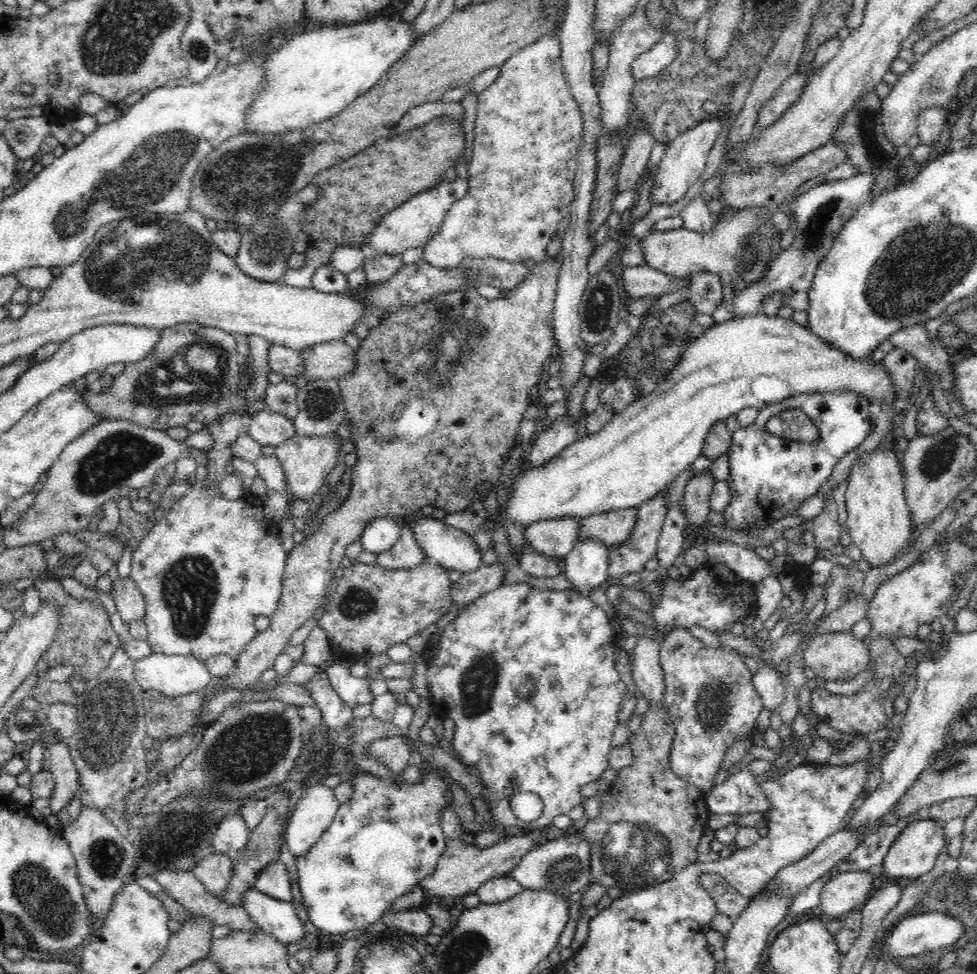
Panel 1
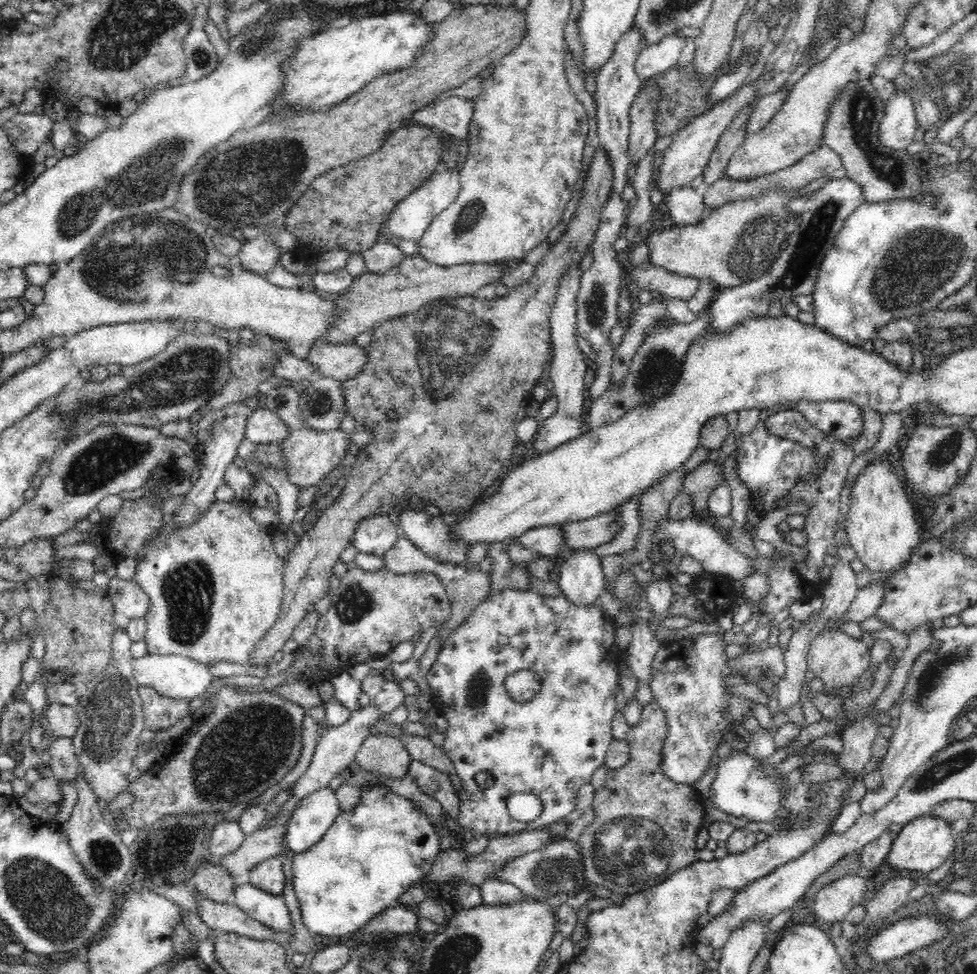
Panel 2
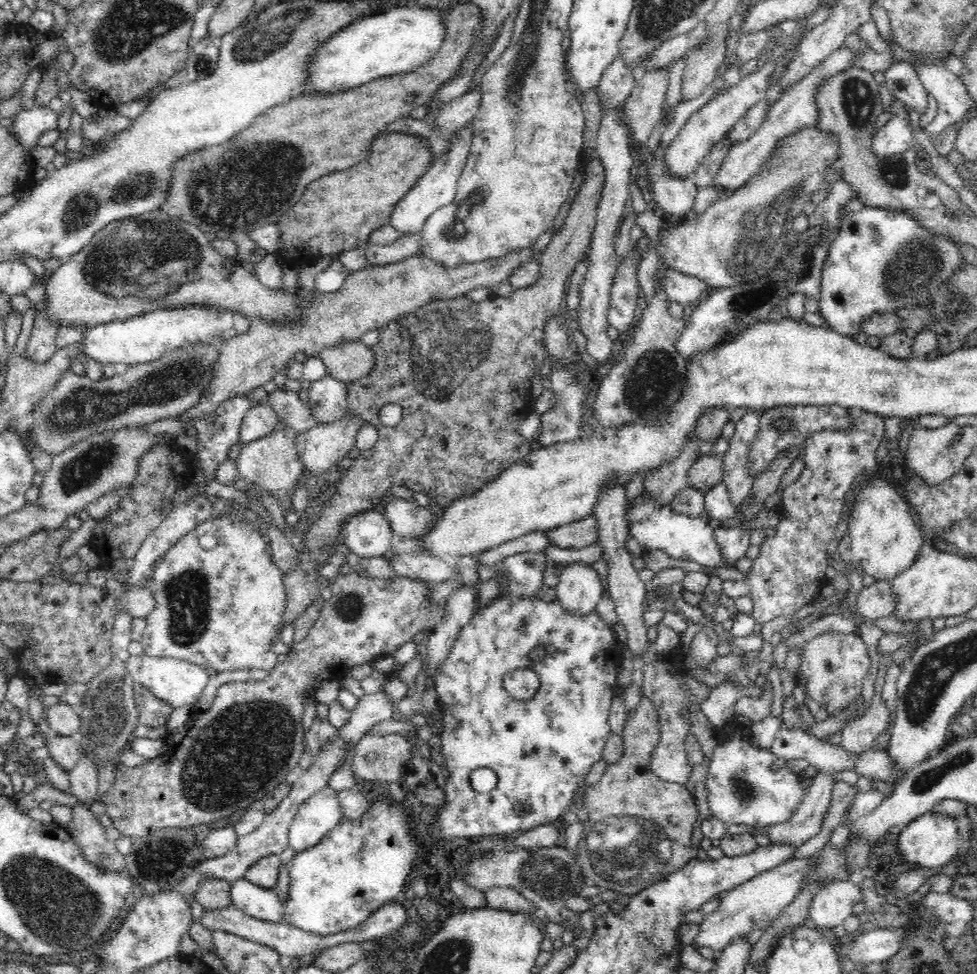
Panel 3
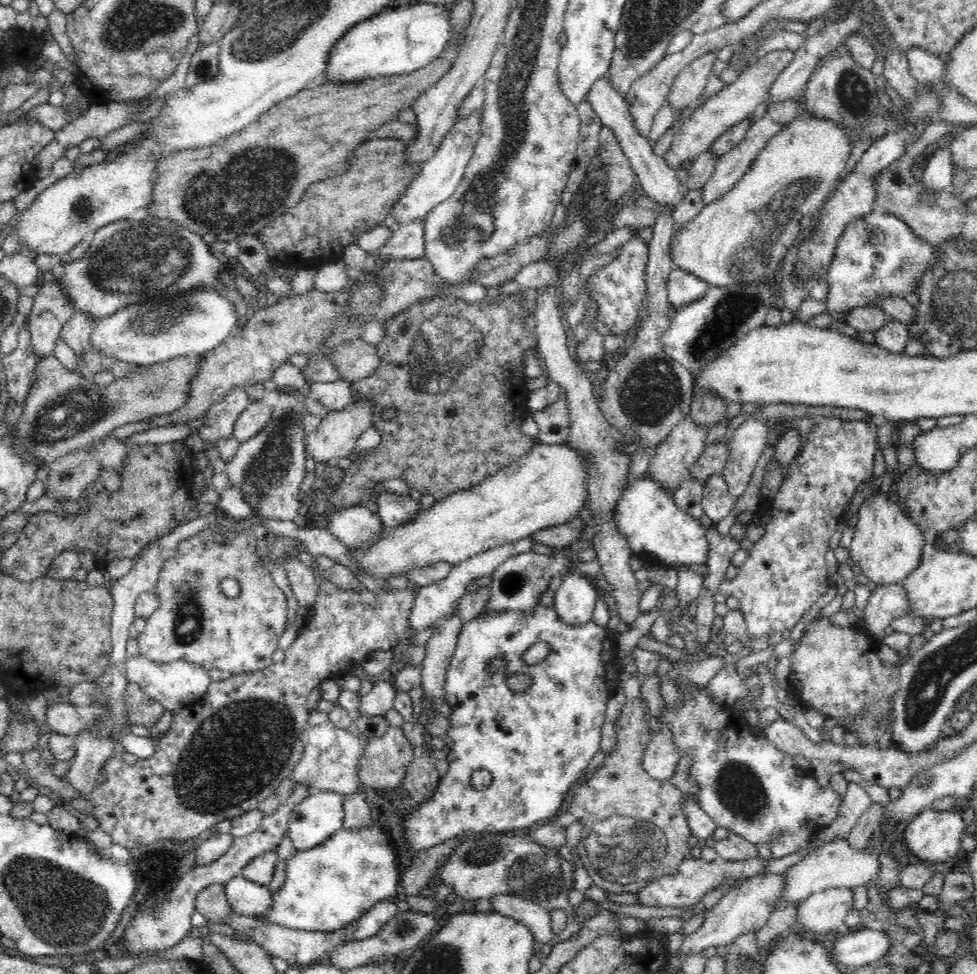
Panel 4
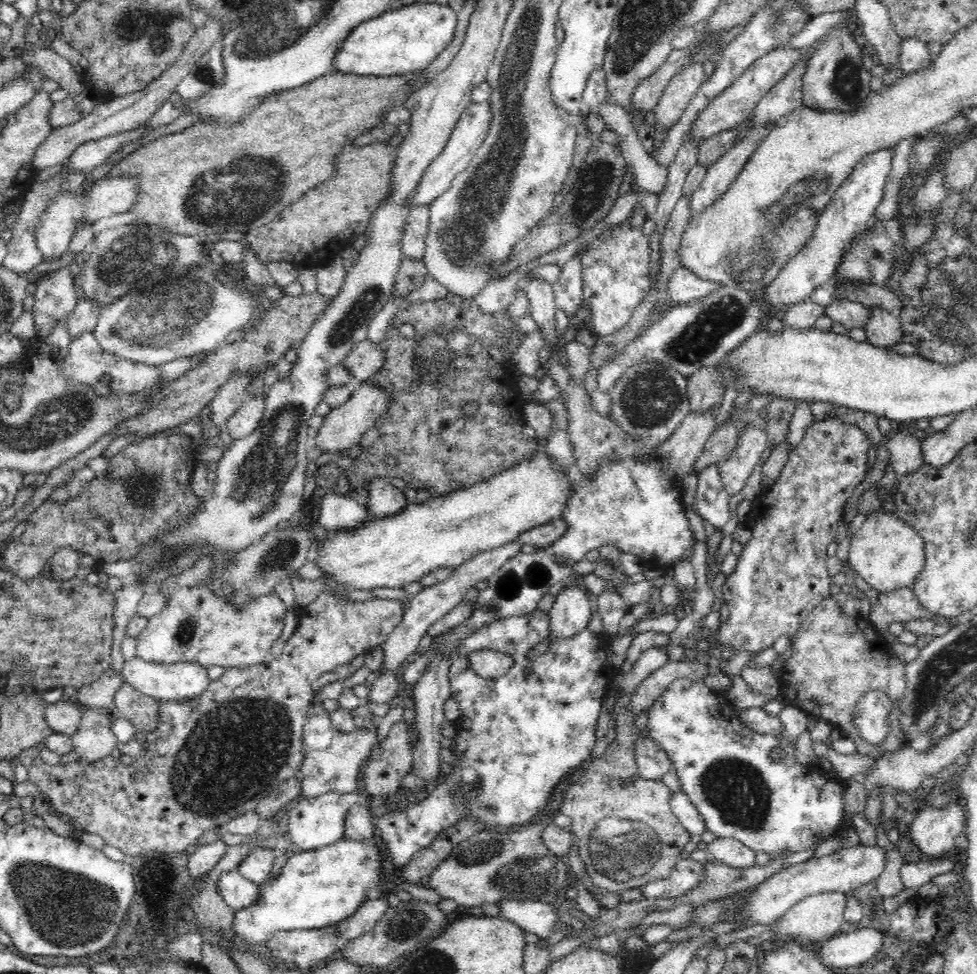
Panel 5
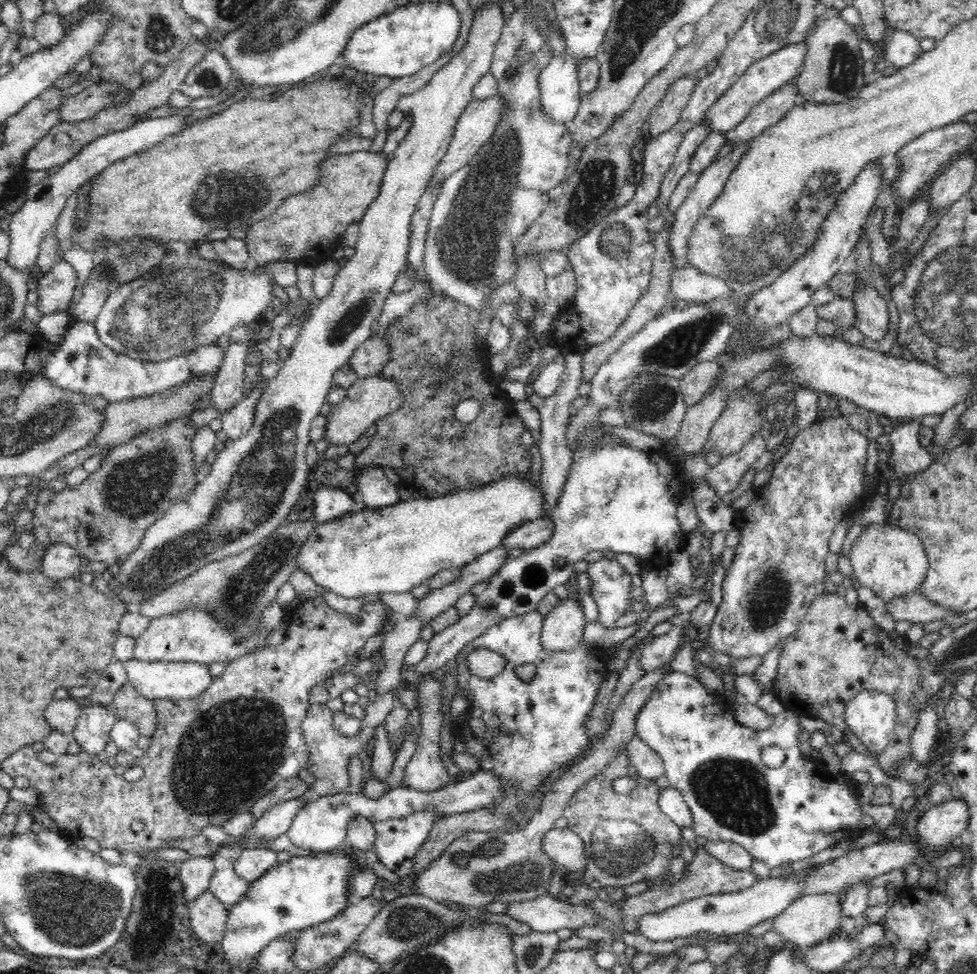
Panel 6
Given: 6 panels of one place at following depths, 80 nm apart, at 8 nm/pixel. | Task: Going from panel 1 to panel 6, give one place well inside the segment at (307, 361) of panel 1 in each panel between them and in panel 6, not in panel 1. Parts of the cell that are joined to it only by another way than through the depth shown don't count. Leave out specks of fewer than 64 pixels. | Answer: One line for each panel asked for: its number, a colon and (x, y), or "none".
2: (342, 362)
3: (348, 362)
4: (356, 360)
5: (365, 359)
6: (369, 358)

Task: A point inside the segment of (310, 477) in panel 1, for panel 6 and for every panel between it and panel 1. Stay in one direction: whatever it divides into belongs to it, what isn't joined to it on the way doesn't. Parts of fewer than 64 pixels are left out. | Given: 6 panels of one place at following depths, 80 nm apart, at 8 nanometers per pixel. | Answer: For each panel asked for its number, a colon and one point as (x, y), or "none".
2: (310, 454)
3: (322, 447)
4: (336, 436)
5: (343, 426)
6: (369, 399)

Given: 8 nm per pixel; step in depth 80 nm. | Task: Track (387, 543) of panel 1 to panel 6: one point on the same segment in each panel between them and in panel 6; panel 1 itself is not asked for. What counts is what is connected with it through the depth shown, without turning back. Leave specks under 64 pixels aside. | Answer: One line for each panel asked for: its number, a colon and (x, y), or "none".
2: (376, 534)
3: (369, 534)
4: (356, 526)
5: (337, 512)
6: (330, 502)

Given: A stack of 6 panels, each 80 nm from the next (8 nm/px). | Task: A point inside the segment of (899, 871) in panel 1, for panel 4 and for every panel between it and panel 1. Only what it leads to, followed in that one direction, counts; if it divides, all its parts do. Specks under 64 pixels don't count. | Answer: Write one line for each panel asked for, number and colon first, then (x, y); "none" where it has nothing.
2: (922, 845)
3: (931, 840)
4: (933, 836)

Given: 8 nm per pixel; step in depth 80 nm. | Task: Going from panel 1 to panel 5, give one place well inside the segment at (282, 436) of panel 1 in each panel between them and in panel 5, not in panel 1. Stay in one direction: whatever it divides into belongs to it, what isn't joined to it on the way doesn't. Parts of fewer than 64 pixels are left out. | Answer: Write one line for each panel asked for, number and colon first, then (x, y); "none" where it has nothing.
2: (263, 425)
3: (260, 420)
4: (254, 417)
5: (244, 421)

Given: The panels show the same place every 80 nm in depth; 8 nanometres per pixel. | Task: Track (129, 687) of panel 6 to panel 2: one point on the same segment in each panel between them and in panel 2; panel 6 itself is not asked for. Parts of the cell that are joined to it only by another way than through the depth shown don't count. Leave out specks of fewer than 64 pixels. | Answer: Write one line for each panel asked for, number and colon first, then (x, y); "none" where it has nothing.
2: (160, 713)
3: (154, 712)
4: (143, 710)
5: (143, 711)

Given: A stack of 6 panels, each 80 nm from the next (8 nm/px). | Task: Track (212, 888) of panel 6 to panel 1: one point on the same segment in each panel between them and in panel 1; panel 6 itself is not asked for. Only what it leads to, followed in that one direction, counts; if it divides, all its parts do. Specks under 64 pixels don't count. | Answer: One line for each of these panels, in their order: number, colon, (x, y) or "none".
1: (277, 917)
2: (270, 909)
3: (258, 902)
4: (246, 897)
5: (238, 892)

